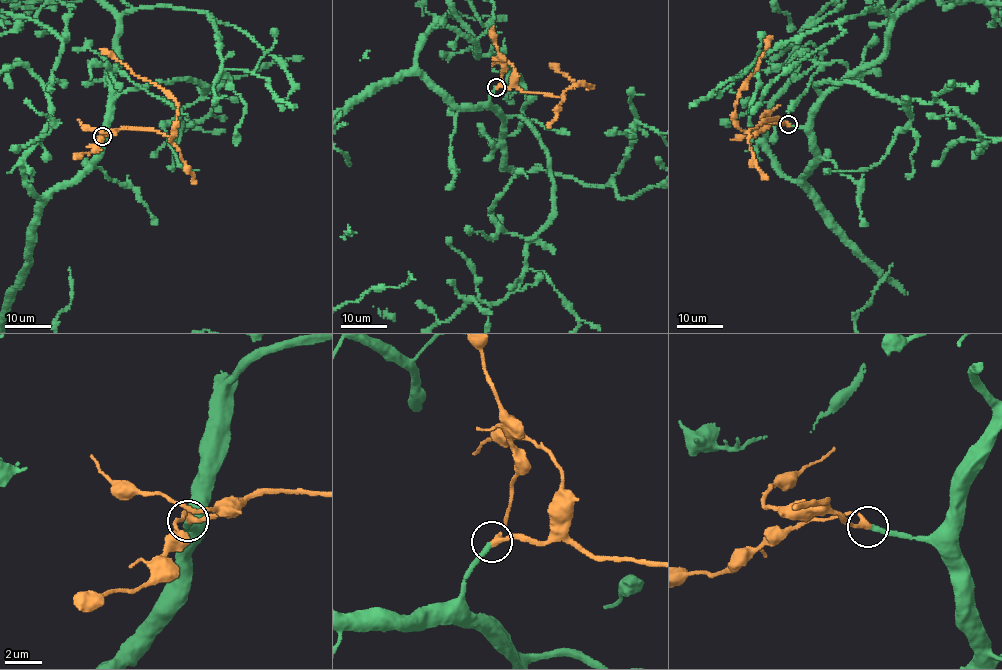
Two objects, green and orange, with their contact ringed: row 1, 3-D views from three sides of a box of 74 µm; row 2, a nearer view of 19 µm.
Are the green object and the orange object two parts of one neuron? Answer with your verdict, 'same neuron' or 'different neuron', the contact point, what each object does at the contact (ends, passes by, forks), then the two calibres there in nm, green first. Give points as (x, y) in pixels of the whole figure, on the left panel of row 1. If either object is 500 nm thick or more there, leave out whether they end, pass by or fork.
same neuron | (102, 136) | green ends | orange passes by | 280/260 nm

